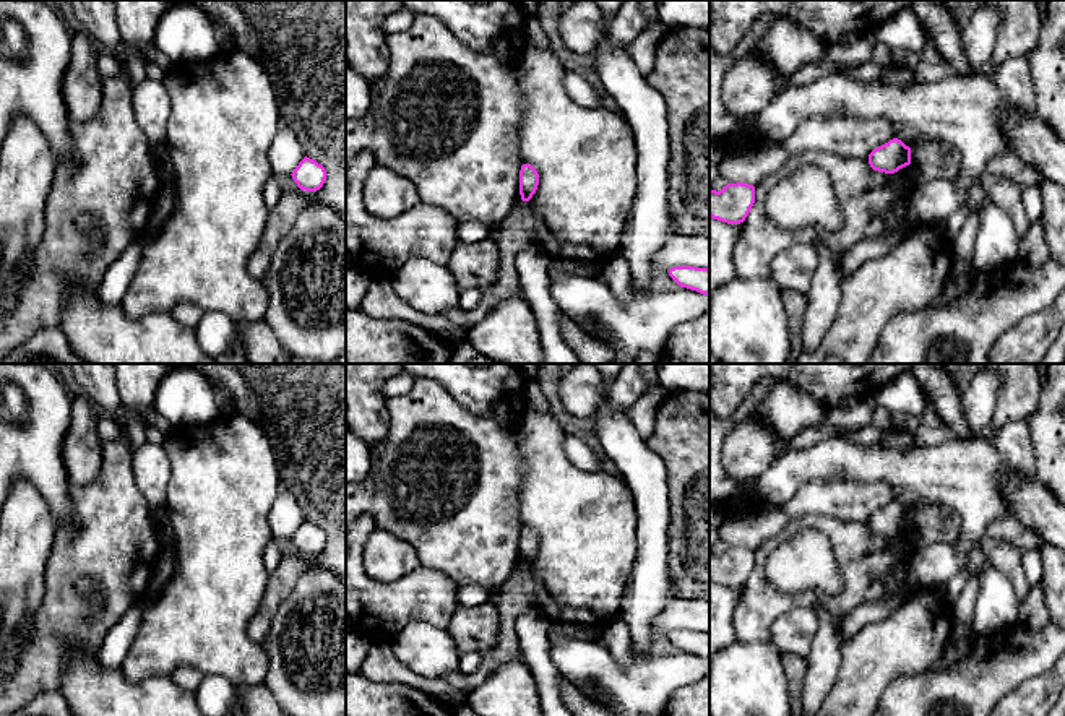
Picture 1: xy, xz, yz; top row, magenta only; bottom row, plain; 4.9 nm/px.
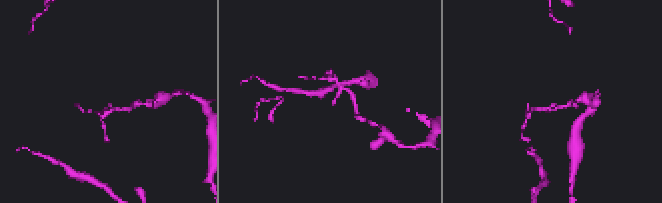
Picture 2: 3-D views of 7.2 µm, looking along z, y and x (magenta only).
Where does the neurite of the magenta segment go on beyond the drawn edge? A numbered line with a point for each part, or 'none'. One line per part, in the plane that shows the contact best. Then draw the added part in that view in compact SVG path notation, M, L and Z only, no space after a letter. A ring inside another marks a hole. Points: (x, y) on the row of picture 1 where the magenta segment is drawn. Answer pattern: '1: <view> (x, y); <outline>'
none

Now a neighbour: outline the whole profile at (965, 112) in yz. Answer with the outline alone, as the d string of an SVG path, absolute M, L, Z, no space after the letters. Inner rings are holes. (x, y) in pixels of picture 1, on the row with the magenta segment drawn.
M771 13L758 16L727 55L718 54L709 41L709 135L726 153L735 141L786 141L807 119L820 114L883 117L909 148L930 141L953 144L961 154L959 188L968 190L977 180L987 180L985 167L995 156L1011 151L998 127L1002 112L1036 114L1031 67L1024 55L1018 55L972 78L951 76L909 86L826 75L810 84L787 84L760 114L735 117L724 106L724 76L774 21Z

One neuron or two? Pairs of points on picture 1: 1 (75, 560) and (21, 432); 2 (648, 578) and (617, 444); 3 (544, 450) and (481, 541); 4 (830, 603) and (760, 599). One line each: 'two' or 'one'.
1: two
2: one
3: two
4: one

